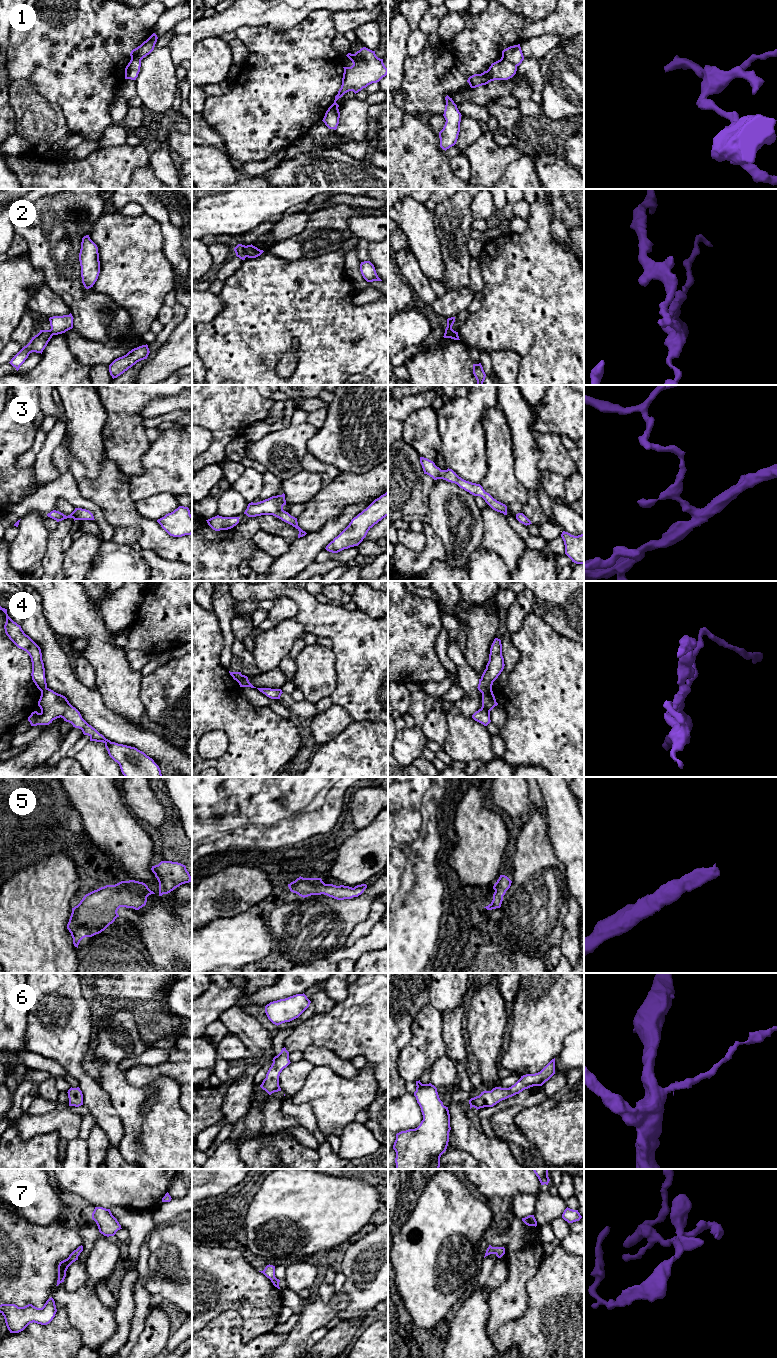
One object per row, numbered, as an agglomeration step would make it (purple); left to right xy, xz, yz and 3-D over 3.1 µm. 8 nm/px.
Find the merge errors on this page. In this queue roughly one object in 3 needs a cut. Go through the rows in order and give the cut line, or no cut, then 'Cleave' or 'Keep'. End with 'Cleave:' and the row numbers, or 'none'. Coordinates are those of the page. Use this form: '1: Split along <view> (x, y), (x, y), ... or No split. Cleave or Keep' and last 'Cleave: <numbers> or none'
1: Split along yz (502, 56), (516, 66). Cleave
2: Split along xz (245, 246), (247, 256). Cleave
3: No split. Keep
4: Split along yz (491, 688), (482, 693). Cleave
5: No split. Keep
6: No split. Keep
7: No split. Keep
Cleave: 1, 2, 4

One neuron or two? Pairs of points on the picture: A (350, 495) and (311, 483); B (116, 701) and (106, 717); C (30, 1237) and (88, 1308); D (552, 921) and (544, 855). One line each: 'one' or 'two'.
A: two
B: two
C: one
D: one

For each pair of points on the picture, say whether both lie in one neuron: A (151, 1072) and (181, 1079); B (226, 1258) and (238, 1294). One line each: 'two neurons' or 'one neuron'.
A: one neuron
B: one neuron

